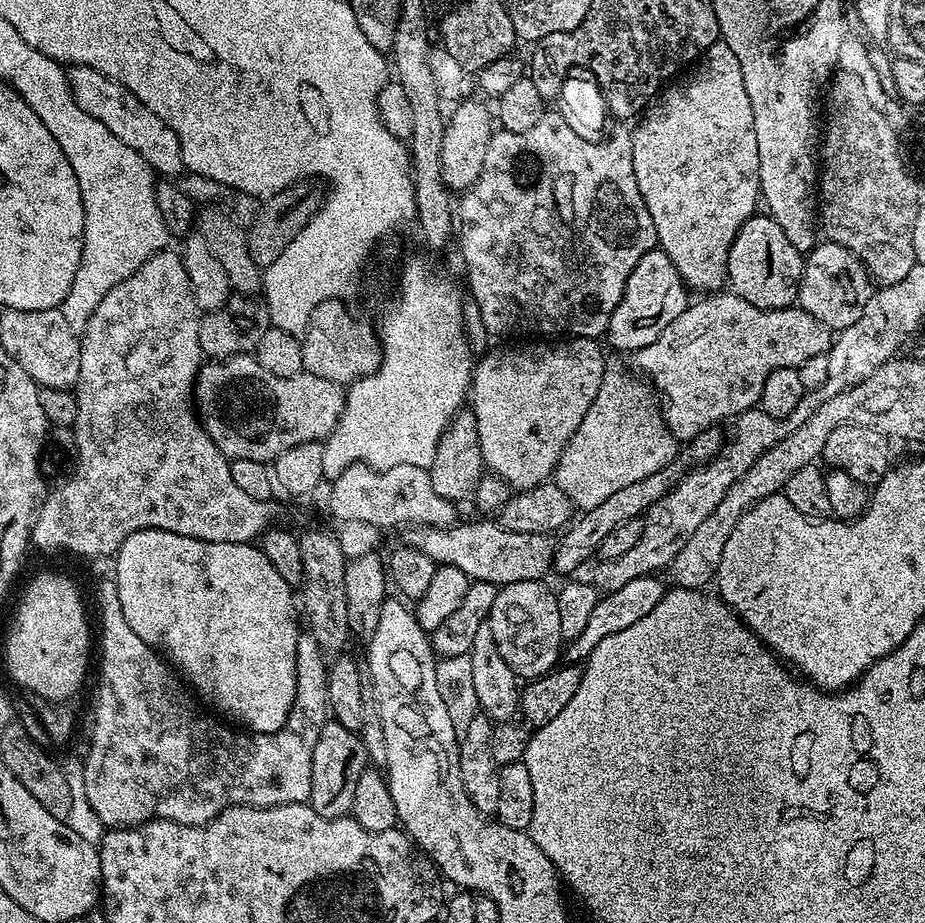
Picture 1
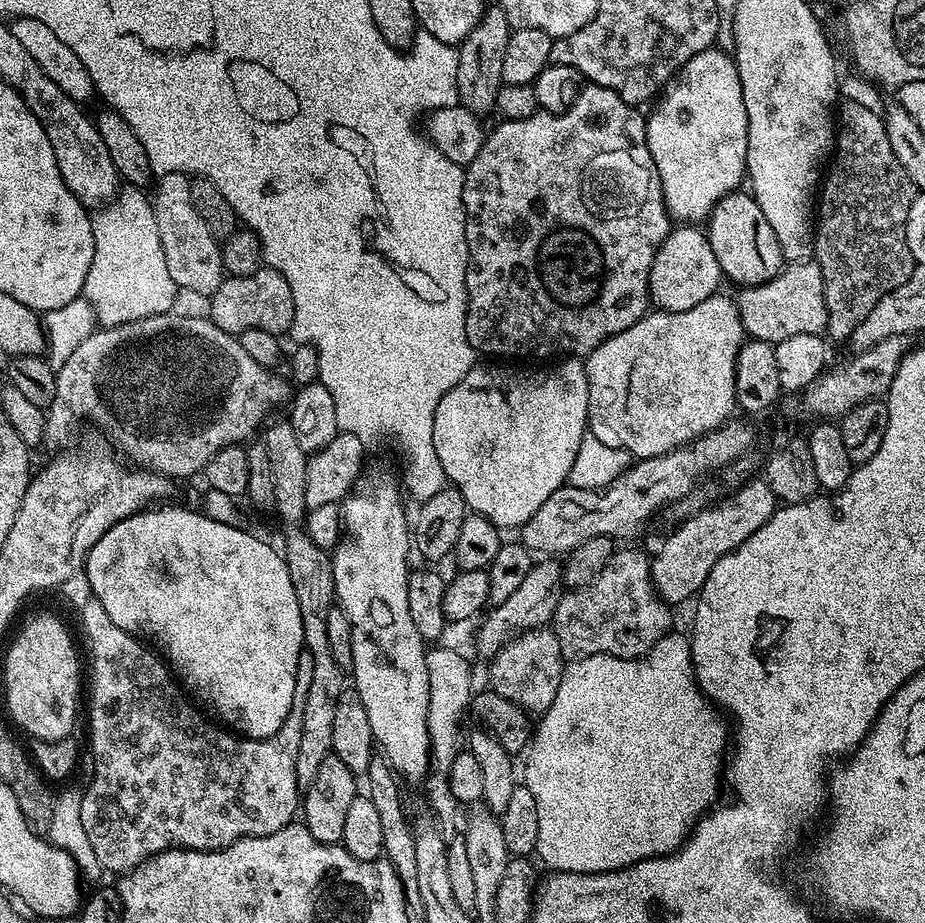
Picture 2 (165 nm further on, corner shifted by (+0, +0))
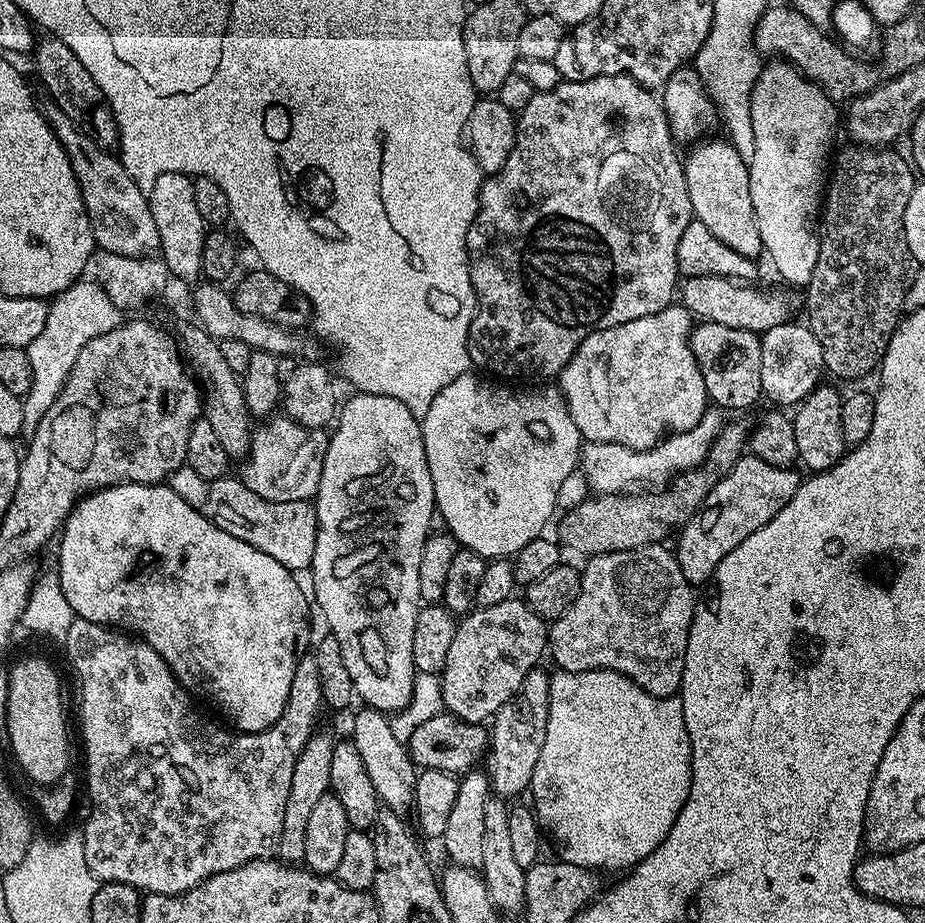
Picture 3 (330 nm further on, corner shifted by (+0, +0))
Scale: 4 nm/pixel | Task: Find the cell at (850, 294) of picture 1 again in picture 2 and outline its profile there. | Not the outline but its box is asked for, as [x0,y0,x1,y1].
[735,259,828,346]

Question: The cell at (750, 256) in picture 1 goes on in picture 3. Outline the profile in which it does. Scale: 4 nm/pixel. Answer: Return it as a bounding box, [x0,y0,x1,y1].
[683,138,764,257]

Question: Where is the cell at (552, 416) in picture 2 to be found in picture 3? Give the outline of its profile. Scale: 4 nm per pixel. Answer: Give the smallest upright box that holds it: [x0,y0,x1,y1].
[422,374,582,558]

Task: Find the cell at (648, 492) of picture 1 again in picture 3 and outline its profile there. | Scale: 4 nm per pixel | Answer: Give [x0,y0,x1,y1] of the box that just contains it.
[440,598,549,724]

